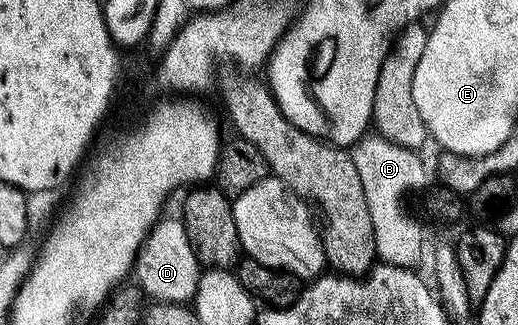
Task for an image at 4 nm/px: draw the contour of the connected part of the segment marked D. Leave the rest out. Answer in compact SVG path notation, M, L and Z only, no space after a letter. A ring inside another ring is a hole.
M159 218L153 229L146 234L142 248L138 250L132 268L133 278L142 292L159 303L189 304L197 293L200 264L181 218Z

